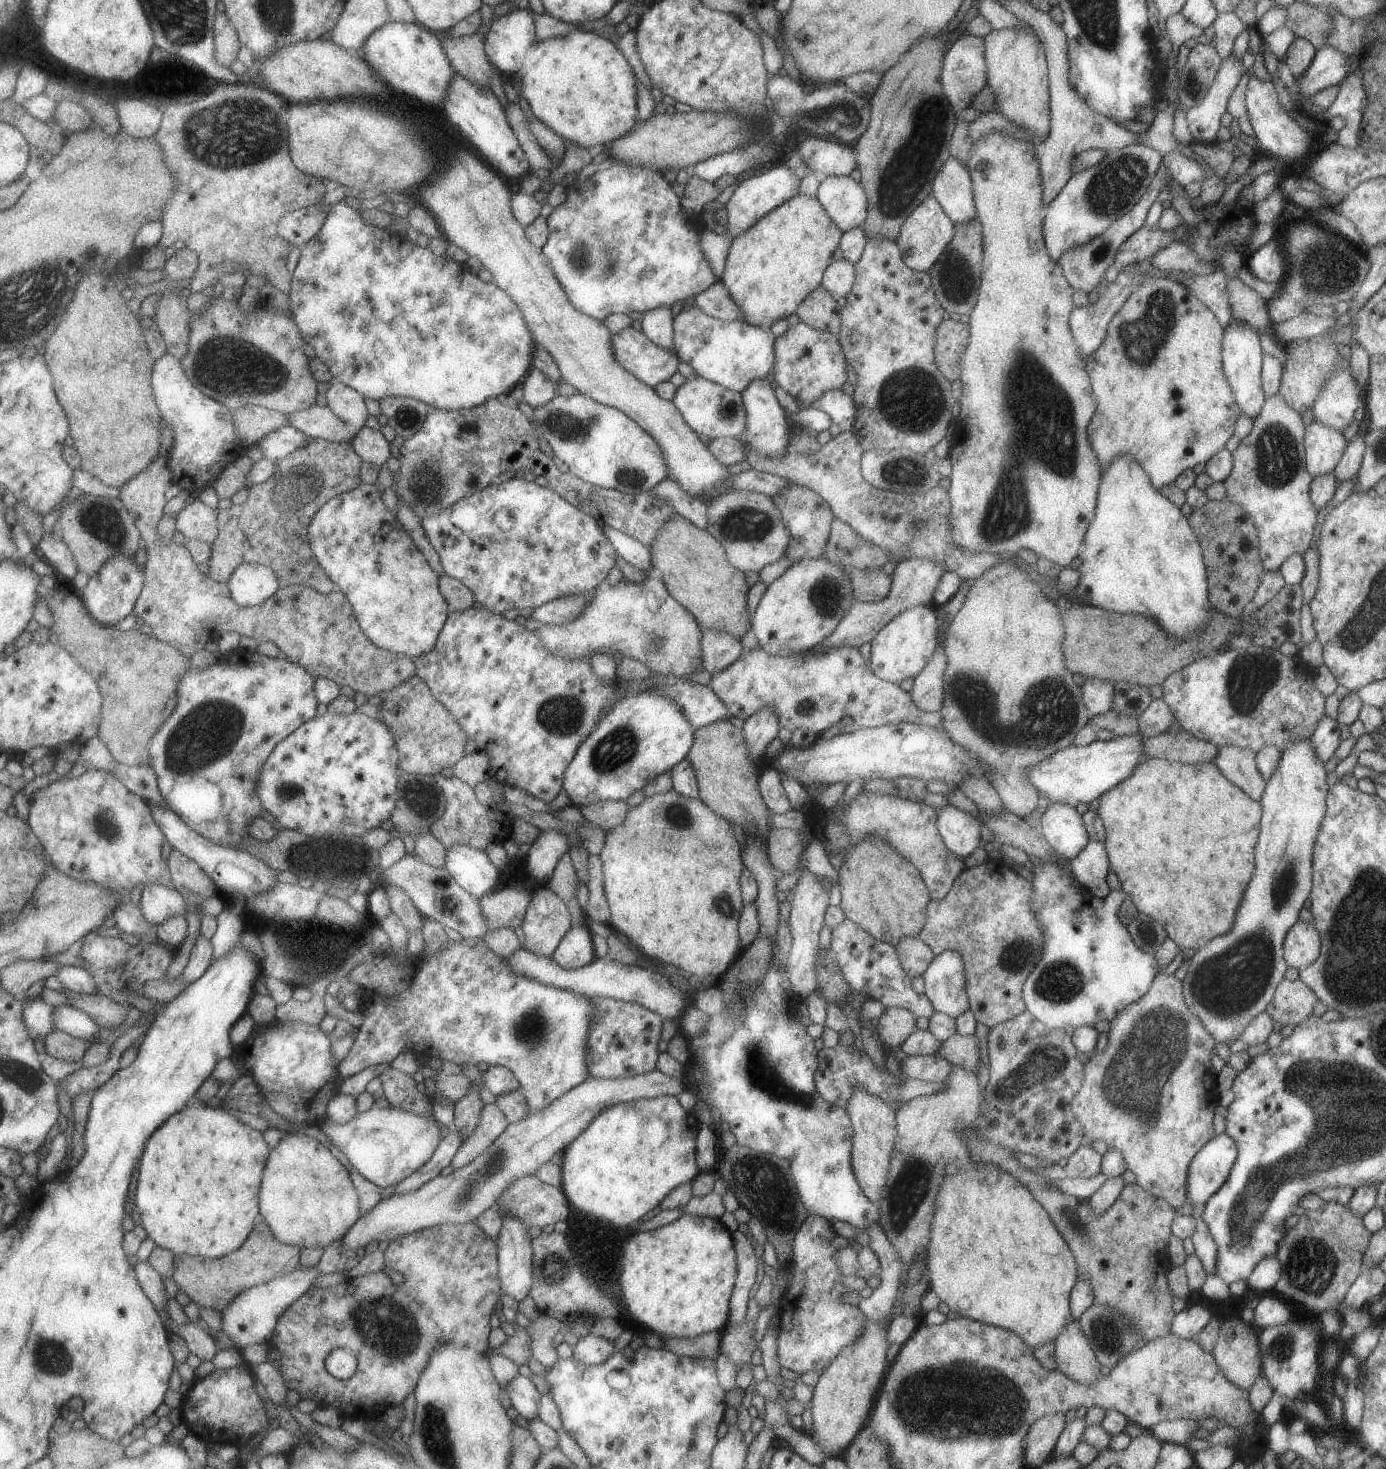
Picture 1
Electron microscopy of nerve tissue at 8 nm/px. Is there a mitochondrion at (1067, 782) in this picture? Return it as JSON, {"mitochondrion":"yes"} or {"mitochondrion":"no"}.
{"mitochondrion":"no"}

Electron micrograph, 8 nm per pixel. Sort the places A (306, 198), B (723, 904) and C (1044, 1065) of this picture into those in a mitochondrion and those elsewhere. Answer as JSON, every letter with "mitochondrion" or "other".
{"A":"other","B":"mitochondrion","C":"mitochondrion"}

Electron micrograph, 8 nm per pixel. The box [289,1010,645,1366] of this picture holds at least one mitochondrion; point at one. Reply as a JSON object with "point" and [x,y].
{"point":[385,1324]}

